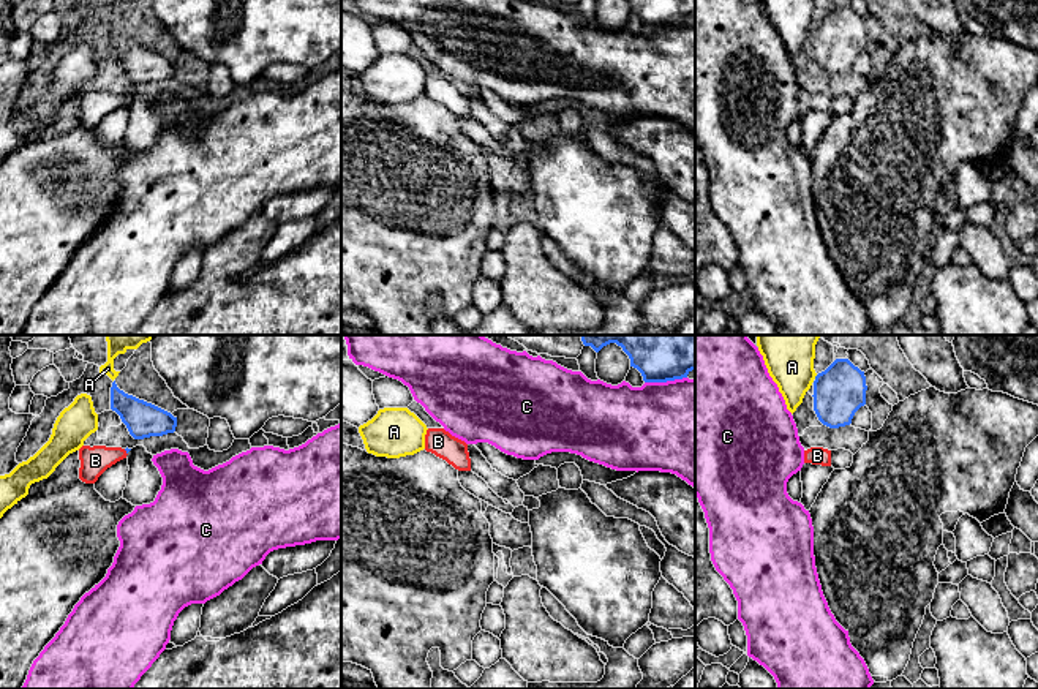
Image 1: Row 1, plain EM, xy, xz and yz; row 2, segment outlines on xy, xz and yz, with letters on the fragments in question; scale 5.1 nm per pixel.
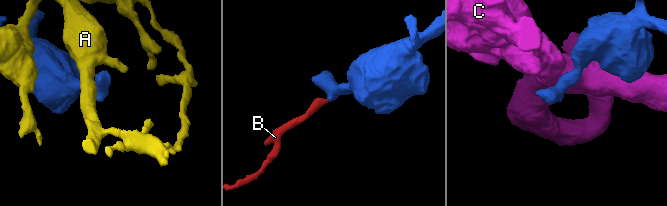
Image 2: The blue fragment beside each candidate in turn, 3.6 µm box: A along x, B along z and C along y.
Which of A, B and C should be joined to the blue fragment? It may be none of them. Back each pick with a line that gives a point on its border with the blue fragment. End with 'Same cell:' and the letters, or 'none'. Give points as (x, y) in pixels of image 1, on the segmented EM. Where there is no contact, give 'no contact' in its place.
B: meets blue in xy at (127, 452)
Same cell: B

